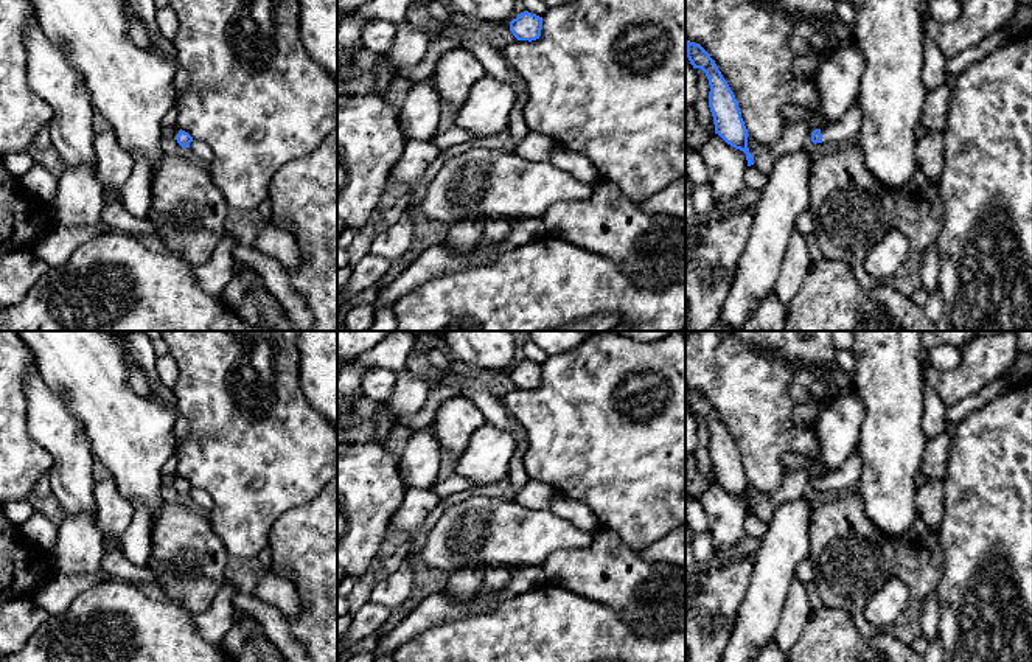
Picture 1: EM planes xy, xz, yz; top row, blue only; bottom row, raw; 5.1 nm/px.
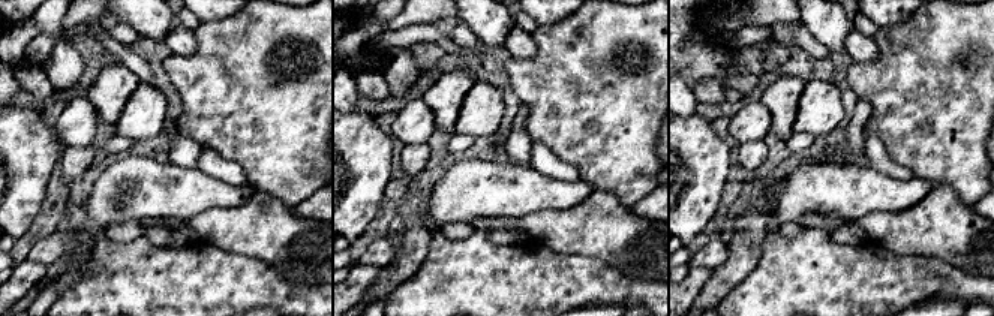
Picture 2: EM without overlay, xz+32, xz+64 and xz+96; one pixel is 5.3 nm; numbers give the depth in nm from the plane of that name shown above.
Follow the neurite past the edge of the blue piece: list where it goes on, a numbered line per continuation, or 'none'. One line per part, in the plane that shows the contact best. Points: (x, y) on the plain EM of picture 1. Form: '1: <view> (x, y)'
1: yz (847, 476)

